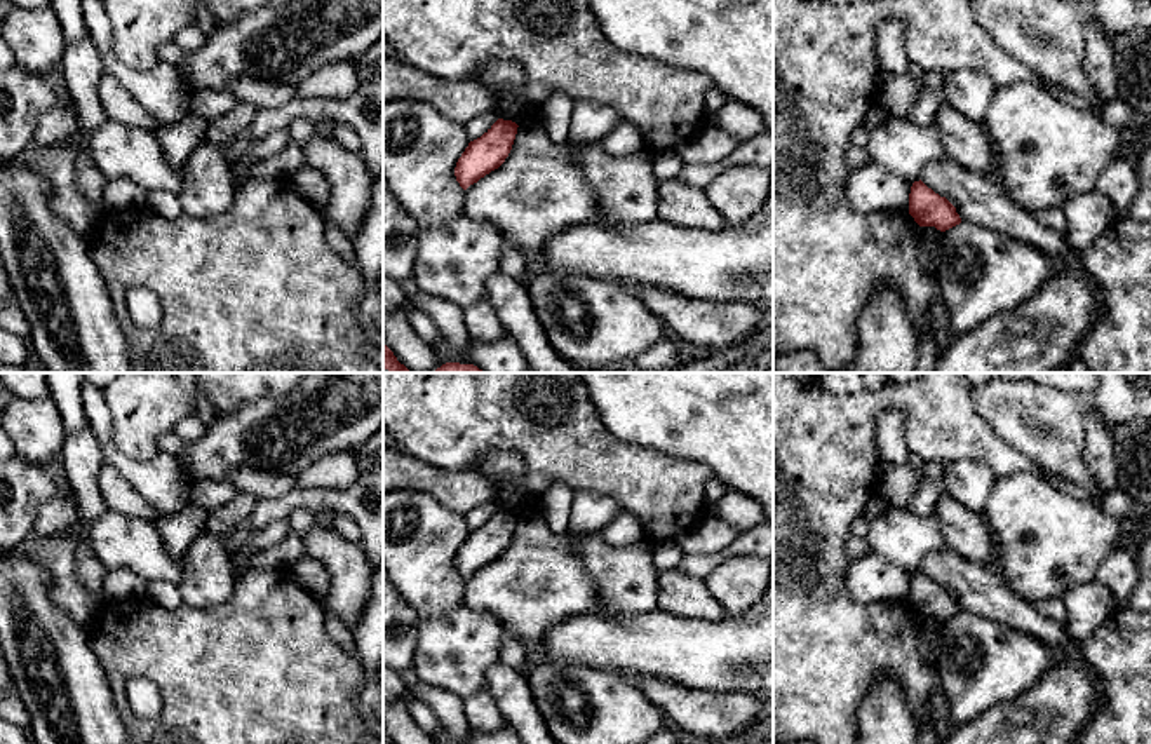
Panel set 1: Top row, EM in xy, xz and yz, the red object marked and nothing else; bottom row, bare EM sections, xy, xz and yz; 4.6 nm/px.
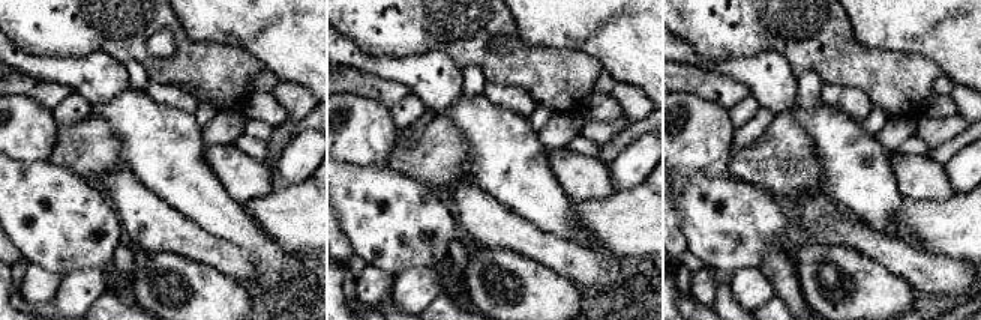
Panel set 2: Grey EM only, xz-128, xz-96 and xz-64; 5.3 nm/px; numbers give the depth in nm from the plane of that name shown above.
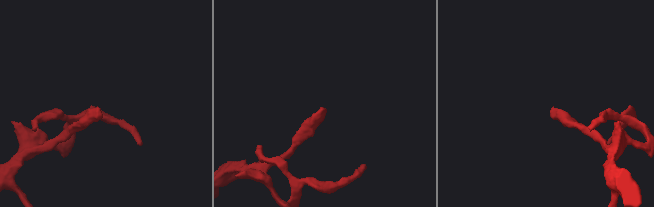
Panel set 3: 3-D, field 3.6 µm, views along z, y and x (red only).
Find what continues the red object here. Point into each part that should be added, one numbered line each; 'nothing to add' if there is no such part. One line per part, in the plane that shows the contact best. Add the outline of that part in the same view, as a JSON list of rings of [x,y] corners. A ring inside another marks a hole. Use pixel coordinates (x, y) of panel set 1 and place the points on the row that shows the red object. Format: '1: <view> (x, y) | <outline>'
nothing to add

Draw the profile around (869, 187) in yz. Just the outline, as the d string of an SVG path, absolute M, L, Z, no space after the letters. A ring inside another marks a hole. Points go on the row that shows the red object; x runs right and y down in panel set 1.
M867 159L850 171L846 197L857 213L909 211L911 185L895 172Z

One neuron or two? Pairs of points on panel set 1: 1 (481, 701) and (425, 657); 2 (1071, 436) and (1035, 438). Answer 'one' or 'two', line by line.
1: two
2: one

